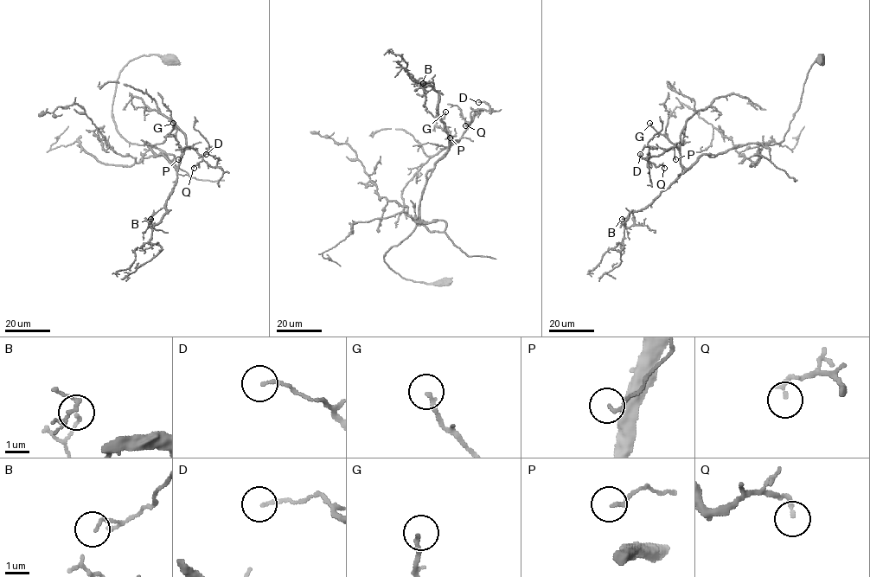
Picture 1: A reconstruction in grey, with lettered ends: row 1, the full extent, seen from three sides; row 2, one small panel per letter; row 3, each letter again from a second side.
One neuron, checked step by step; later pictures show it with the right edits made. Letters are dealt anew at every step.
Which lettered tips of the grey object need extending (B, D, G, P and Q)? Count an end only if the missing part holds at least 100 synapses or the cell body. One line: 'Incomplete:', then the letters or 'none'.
Incomplete: none

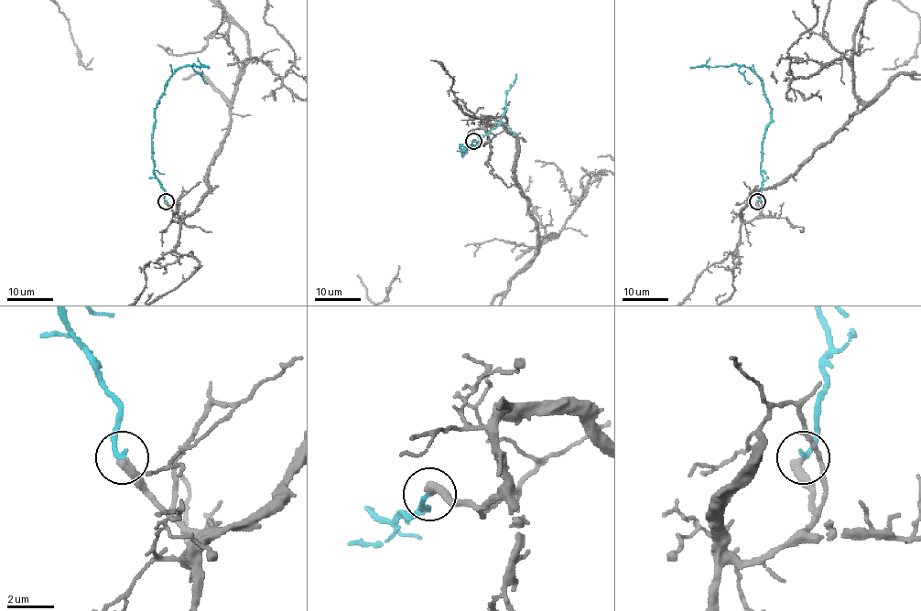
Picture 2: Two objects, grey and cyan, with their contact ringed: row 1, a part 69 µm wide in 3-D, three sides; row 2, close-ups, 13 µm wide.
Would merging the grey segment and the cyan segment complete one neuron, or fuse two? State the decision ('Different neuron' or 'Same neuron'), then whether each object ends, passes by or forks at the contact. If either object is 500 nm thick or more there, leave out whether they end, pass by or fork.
Same neuron. At the ring grey ends. At the ring cyan ends

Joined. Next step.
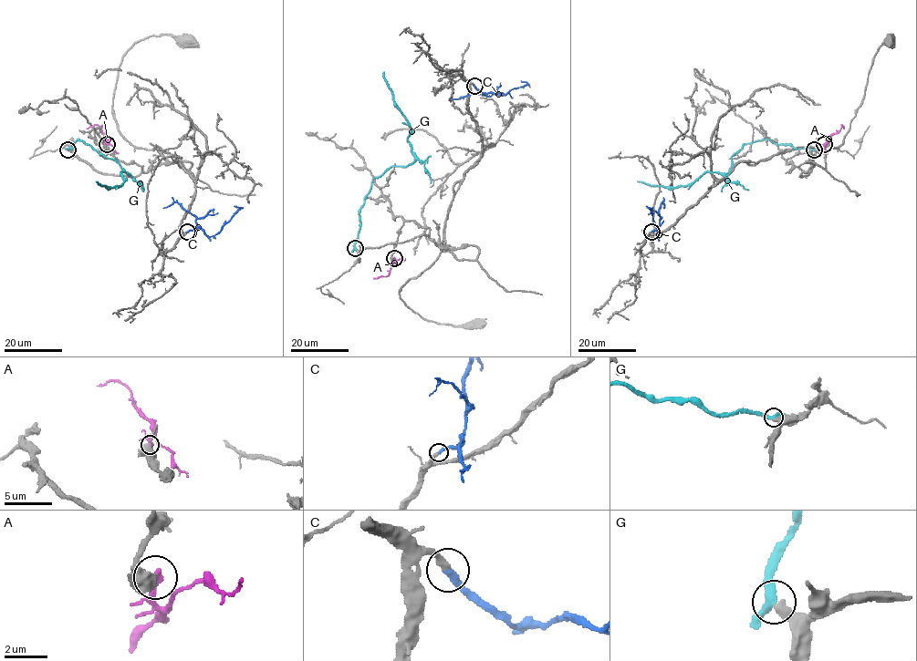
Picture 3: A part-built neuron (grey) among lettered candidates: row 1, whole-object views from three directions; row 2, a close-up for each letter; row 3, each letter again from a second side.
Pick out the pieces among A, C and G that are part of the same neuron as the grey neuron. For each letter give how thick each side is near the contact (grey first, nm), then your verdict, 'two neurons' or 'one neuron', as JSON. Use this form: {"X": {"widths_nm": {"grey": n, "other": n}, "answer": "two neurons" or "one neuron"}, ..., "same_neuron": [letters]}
{"A": {"widths_nm": {"grey": 600, "other": 280}, "answer": "two neurons"}, "C": {"widths_nm": {"grey": 320, "other": 320}, "answer": "one neuron"}, "G": {"widths_nm": {"grey": 400, "other": 360}, "answer": "two neurons"}, "same_neuron": ["C"]}

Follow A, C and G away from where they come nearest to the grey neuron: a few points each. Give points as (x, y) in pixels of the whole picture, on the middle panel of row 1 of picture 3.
A: (393, 258), (394, 263), (388, 275), (373, 278)
C: (474, 86), (485, 93), (505, 95), (526, 83), (521, 80)
G: (355, 248), (359, 210), (372, 180), (392, 167), (407, 166), (414, 160), (407, 140), (411, 129), (384, 72)

